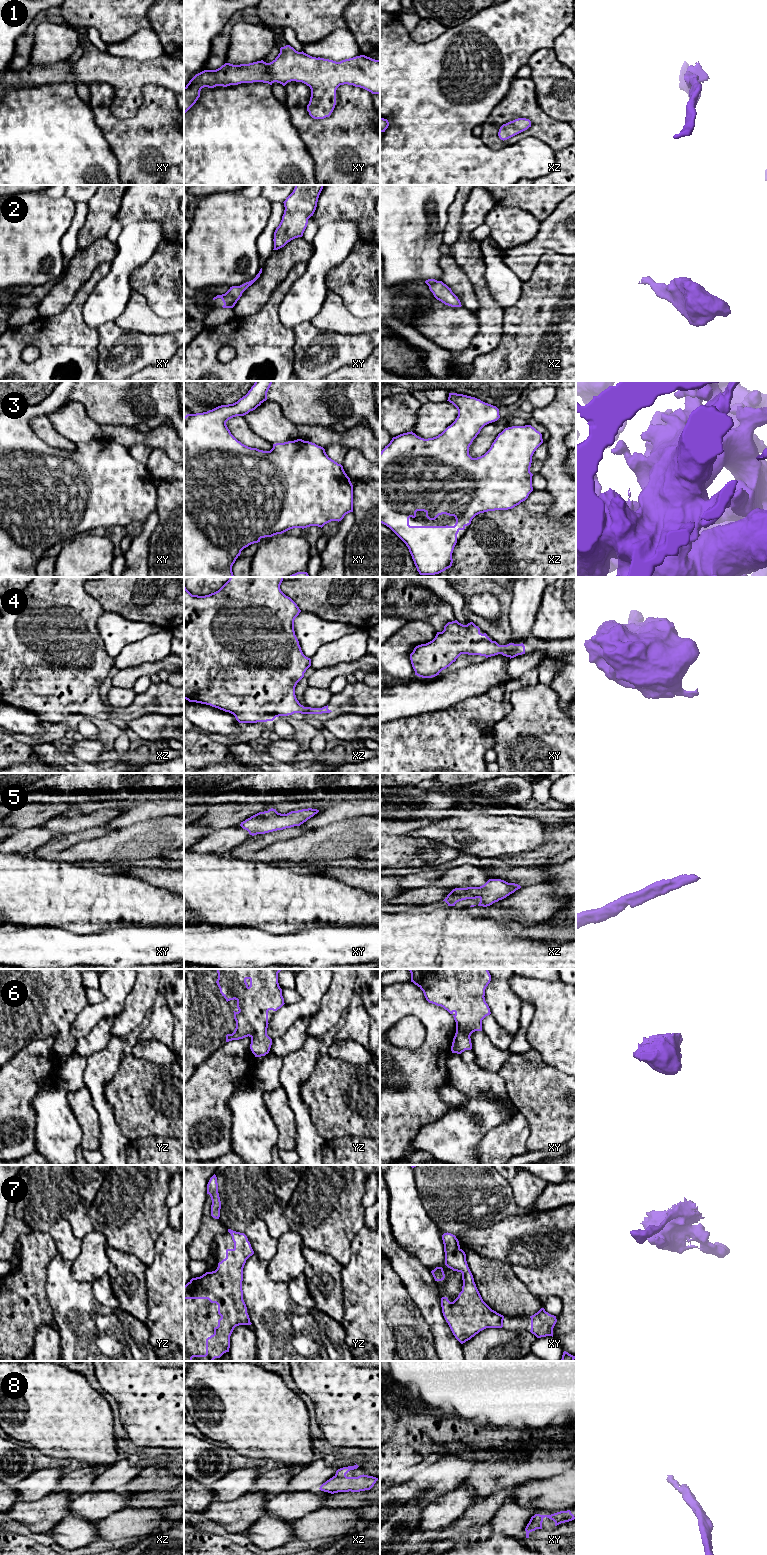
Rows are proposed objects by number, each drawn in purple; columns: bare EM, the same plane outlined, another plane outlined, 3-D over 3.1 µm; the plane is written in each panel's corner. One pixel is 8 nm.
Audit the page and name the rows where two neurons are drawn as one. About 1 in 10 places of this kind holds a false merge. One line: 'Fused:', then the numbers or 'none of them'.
Fused: none of them

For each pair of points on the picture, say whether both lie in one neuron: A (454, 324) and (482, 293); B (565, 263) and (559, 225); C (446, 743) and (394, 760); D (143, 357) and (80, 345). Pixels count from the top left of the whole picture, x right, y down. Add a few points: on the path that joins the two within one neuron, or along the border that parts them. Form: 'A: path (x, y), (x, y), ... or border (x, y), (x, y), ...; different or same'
A: border (476, 312), (478, 331), (474, 335); different
B: border (565, 255), (545, 252), (541, 257); different
C: path (433, 756), (429, 760), (407, 760); same
D: border (97, 329), (98, 370); different

